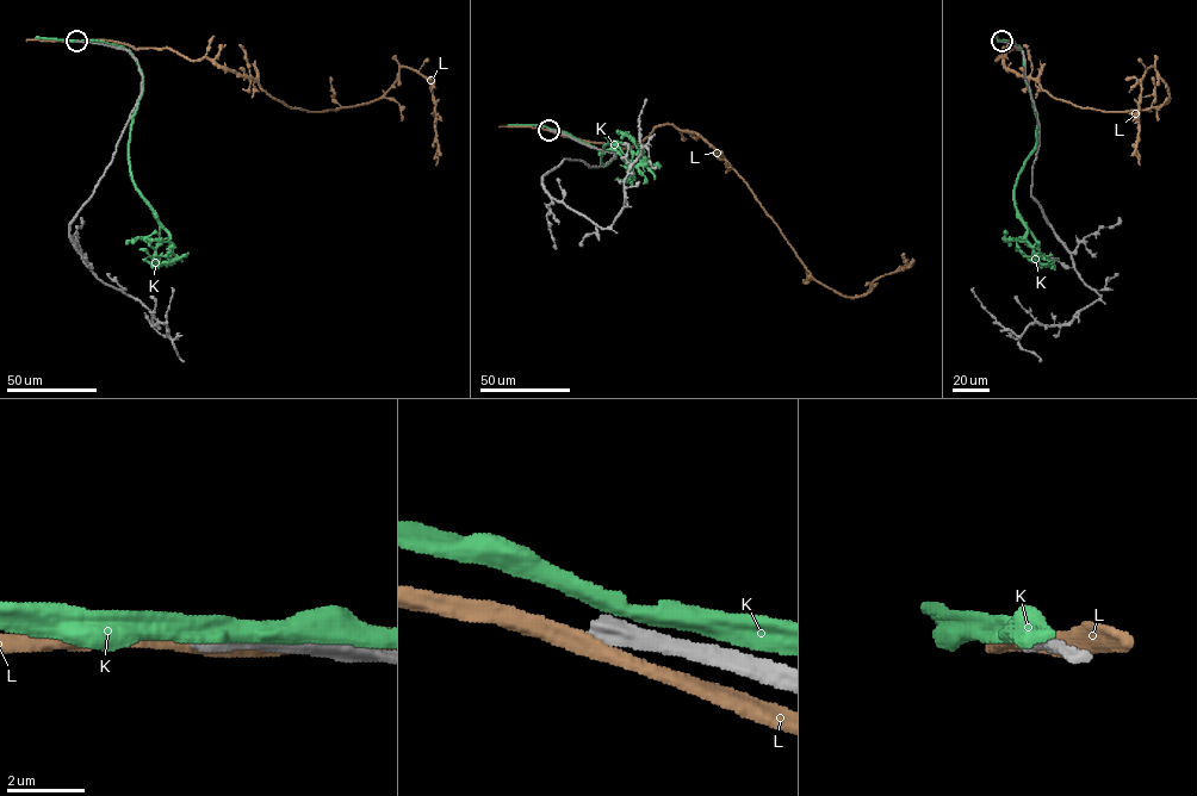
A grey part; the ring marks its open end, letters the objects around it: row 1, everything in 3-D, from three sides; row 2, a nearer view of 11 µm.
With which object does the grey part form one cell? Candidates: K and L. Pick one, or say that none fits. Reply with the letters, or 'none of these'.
none of these

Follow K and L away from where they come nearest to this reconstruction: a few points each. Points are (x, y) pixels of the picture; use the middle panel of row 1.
K: (550, 129), (615, 154), (602, 165), (602, 148), (612, 142), (642, 154), (645, 161), (633, 165), (612, 144)
L: (550, 130), (630, 148), (674, 124), (700, 135), (736, 170), (816, 279), (863, 296), (907, 267)

